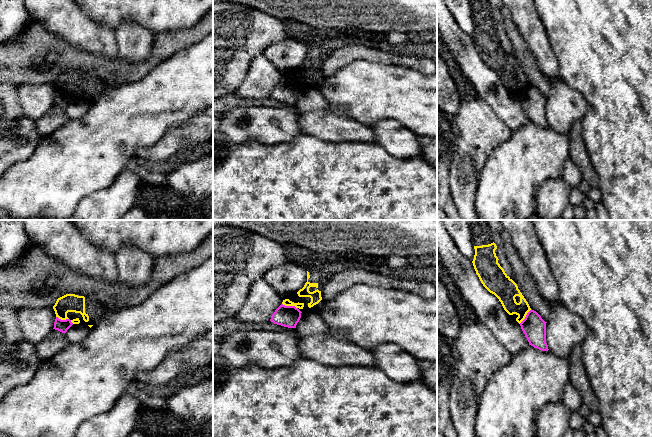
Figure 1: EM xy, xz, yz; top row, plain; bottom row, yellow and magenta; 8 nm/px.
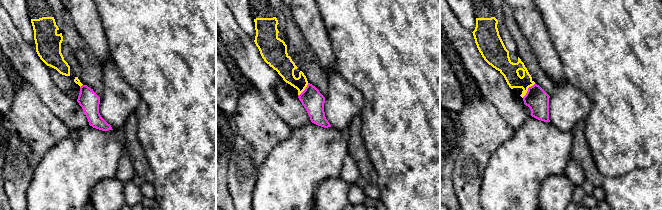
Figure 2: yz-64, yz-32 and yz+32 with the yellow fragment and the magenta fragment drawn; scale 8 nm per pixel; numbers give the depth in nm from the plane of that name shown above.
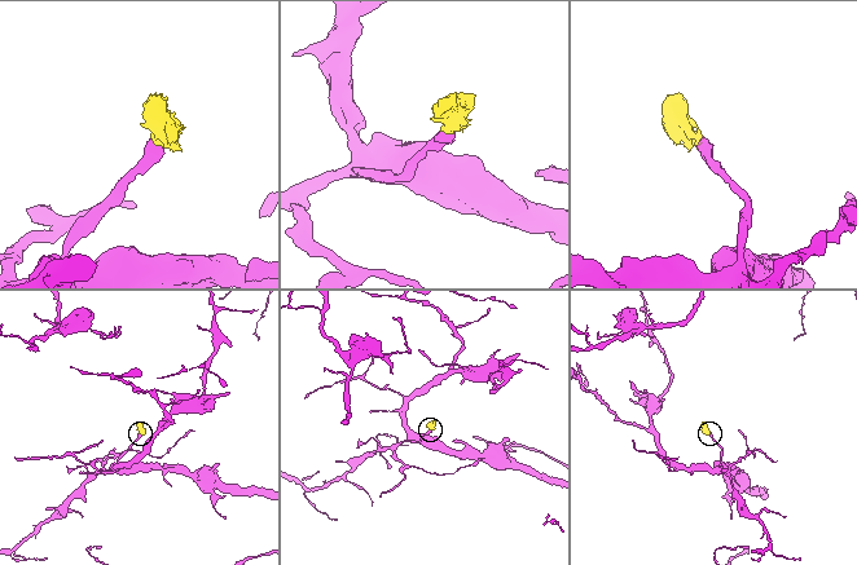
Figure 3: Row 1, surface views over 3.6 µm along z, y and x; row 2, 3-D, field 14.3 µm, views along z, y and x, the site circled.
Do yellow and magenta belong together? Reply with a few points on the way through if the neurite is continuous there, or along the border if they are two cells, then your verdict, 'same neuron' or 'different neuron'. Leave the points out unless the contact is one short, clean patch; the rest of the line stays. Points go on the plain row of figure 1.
border xz (282, 79), (297, 84); different neuron

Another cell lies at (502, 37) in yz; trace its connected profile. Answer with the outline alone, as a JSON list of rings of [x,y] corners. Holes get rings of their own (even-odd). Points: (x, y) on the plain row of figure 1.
[[[487,0],[490,5],[490,12],[492,13],[493,18],[496,20],[497,25],[495,26],[496,32],[498,33],[498,39],[504,45],[507,52],[511,55],[511,44],[507,38],[507,34],[504,30],[504,18],[502,15],[503,3],[501,0]]]

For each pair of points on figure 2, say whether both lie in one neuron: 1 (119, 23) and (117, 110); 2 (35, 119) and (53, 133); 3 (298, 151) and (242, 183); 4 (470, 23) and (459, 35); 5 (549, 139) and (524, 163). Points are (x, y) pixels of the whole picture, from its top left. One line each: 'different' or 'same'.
1: different
2: same
3: different
4: different
5: same

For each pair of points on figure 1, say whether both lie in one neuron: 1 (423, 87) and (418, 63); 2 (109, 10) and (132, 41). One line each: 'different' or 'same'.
1: different
2: different

